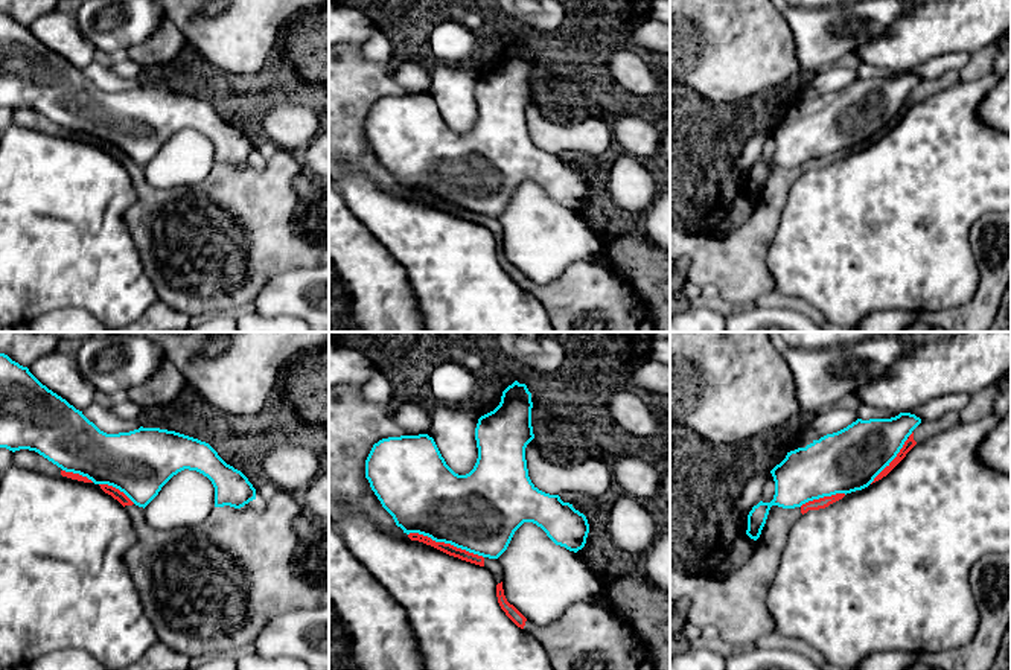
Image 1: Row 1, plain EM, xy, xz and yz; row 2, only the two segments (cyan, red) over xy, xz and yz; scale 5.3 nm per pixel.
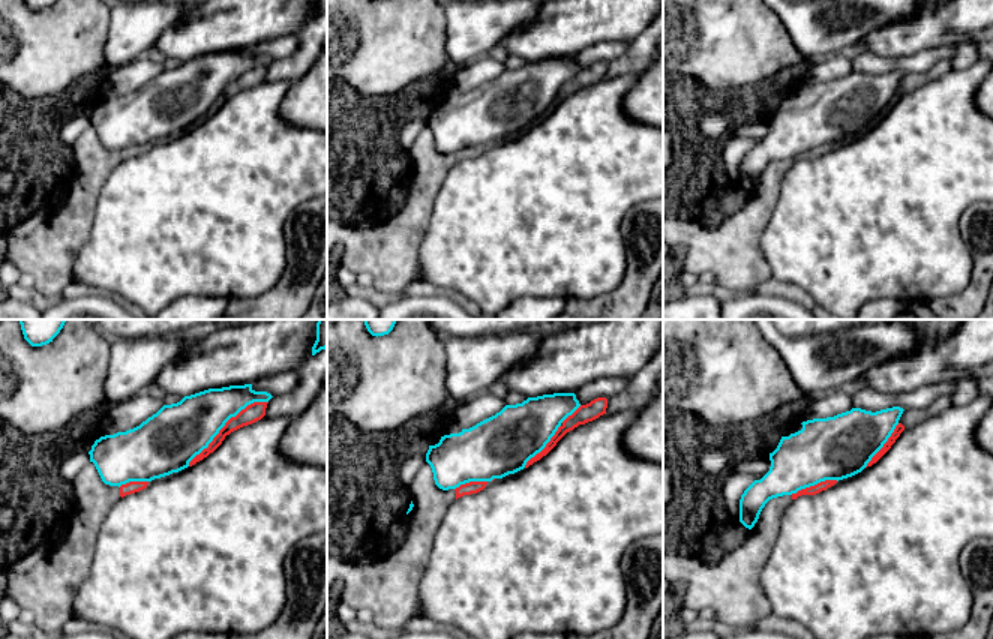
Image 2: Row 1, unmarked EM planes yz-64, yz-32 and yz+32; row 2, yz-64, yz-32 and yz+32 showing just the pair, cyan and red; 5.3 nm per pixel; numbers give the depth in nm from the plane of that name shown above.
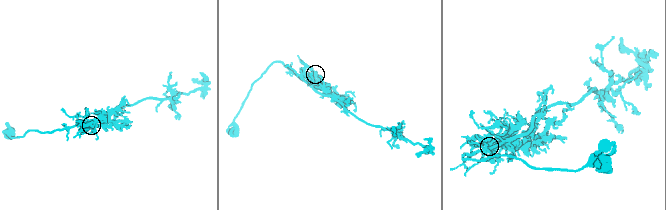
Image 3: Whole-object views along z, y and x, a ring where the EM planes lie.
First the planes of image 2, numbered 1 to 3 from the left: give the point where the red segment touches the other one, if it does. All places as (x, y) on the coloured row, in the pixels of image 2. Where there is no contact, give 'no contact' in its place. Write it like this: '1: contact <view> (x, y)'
1: contact yz-64 (224, 425)
2: contact yz-32 (543, 447)
3: contact yz+32 (813, 485)

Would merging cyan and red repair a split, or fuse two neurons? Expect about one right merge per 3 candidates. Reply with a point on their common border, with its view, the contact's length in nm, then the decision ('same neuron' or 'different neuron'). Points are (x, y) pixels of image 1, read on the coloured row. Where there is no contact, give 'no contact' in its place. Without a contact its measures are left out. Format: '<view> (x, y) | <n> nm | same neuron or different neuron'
xz (446, 542) | 420 nm | different neuron

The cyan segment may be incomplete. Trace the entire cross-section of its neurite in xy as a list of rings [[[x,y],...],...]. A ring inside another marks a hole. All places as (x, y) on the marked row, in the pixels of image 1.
[[[0,353],[0,448],[12,452],[35,451],[65,472],[119,489],[143,509],[184,469],[196,471],[212,481],[215,507],[241,509],[256,499],[256,489],[248,478],[227,464],[209,443],[175,431],[143,426],[129,432],[107,434],[82,411],[43,385],[27,367],[5,353]]]

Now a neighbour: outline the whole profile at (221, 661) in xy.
[[[221,653],[193,661],[184,670],[236,670],[236,659]]]

